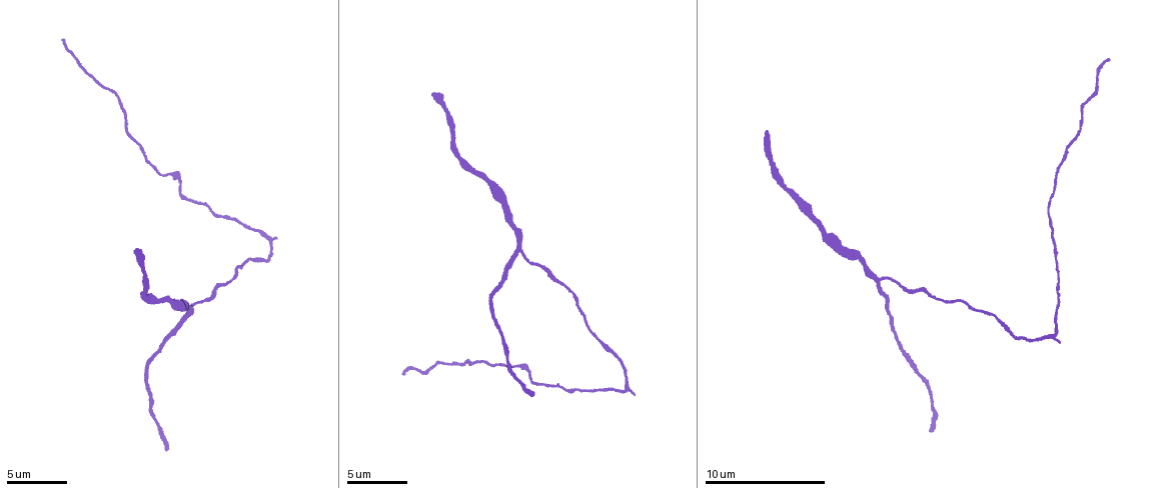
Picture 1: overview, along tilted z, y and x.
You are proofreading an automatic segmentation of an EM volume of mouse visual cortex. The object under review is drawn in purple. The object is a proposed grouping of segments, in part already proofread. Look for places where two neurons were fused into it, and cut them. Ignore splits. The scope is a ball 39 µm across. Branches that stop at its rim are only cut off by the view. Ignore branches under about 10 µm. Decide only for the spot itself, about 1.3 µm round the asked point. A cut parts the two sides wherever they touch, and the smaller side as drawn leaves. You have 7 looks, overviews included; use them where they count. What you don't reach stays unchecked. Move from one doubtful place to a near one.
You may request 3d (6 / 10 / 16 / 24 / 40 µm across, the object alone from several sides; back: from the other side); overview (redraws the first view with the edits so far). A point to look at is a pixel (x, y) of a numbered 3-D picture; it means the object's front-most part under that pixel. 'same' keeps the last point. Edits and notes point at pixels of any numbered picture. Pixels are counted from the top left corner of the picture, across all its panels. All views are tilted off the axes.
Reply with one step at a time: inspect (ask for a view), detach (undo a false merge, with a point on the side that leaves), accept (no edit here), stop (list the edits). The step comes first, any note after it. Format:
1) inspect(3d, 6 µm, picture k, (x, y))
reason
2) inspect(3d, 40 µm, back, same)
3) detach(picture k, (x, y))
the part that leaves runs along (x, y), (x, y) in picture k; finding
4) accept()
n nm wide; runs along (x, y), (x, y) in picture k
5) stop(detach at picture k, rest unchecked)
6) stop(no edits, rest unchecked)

inspect(3d, 10 µm, picture 1, (161, 175))
a narrow waist

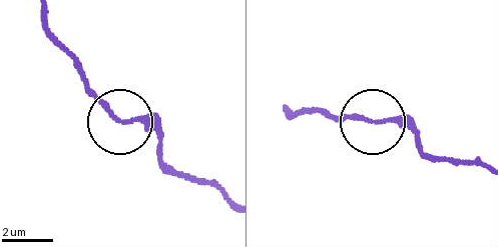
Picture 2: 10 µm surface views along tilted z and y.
inspect(3d, 6 µm, picture 2, (123, 120))

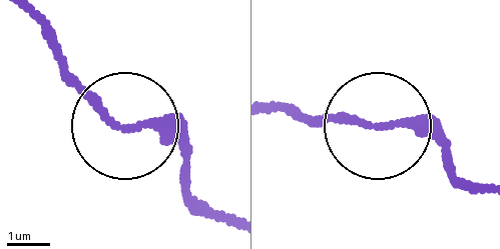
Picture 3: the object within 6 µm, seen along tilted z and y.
accept()
runs along (225, 224), (186, 190), (180, 146), (120, 126), (55, 53) in picture 3; continuous, no second neuron

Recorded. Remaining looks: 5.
inspect(3d, 10 µm, picture 1, (877, 279))
branch point

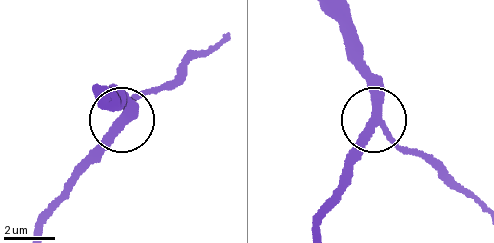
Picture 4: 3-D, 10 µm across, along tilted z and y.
inspect(3d, 6 µm, picture 4, (120, 122))

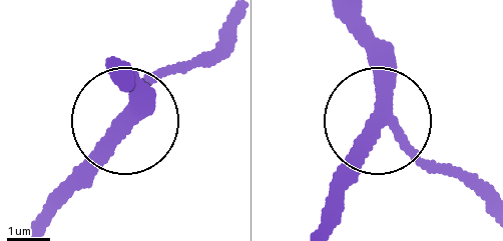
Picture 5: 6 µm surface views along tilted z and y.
accept()
runs along (483, 185), (430, 161), (378, 115), (368, 26) in picture 5; all the same neuron

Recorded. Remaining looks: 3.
inspect(3d, 10 µm, picture 1, (173, 303))

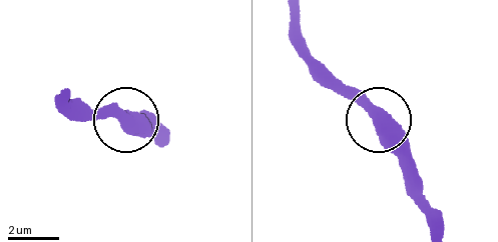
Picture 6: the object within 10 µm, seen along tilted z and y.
accept()
runs along (436, 227), (412, 164), (327, 67) in picture 6; all the same neuron

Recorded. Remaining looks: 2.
inspect(3d, 10 µm, picture 1, (224, 285))
sudden change in width

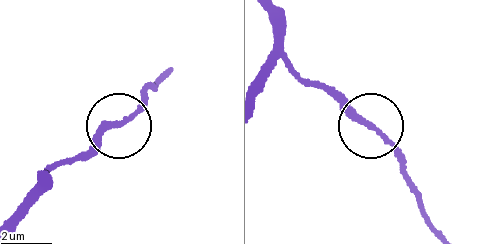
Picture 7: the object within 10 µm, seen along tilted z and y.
accept()
one neuron here

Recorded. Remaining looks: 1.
stop(no edits, rest unchecked)

